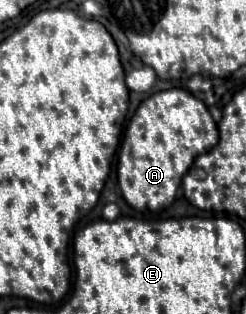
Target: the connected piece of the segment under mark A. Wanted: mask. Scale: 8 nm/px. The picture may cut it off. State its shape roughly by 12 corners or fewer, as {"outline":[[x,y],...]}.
{"outline":[[187,89],[131,117],[117,177],[125,201],[161,213],[219,141]]}

